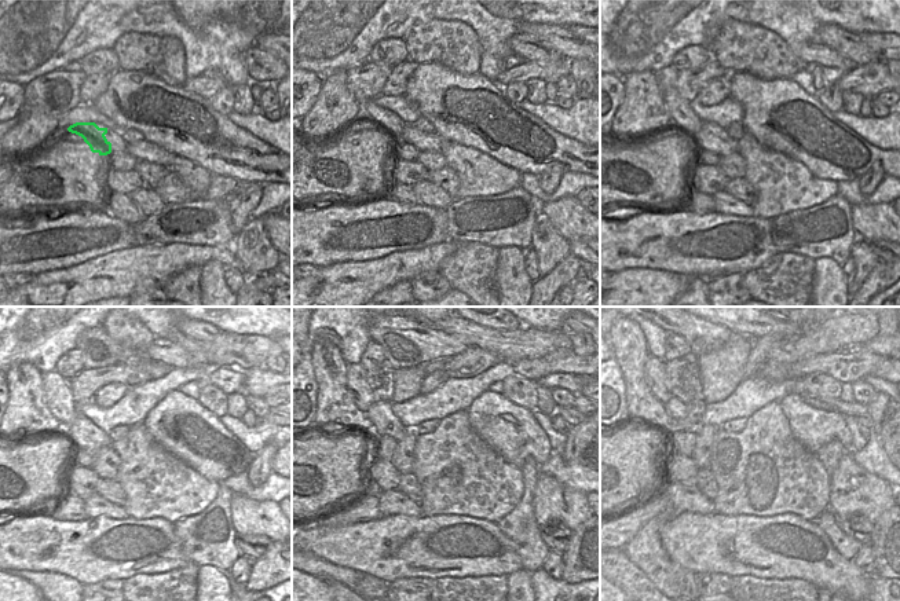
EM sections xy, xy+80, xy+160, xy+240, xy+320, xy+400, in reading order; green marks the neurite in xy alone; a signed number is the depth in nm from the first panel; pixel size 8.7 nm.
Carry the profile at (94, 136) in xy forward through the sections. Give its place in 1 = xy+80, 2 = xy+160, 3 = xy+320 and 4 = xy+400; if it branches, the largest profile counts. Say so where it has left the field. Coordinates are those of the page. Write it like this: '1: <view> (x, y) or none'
1: xy+80 (376, 117)
2: xy+160 (681, 116)
3: xy+320 (357, 377)
4: xy+400 (654, 369)

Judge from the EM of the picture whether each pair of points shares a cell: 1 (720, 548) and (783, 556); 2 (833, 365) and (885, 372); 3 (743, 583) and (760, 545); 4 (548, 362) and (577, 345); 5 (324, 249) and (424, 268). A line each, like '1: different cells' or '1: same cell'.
1: same cell
2: different cells
3: different cells
4: different cells
5: different cells

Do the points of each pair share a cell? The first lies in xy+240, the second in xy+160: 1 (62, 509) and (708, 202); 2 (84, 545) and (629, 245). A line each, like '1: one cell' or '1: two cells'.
1: one cell
2: one cell

